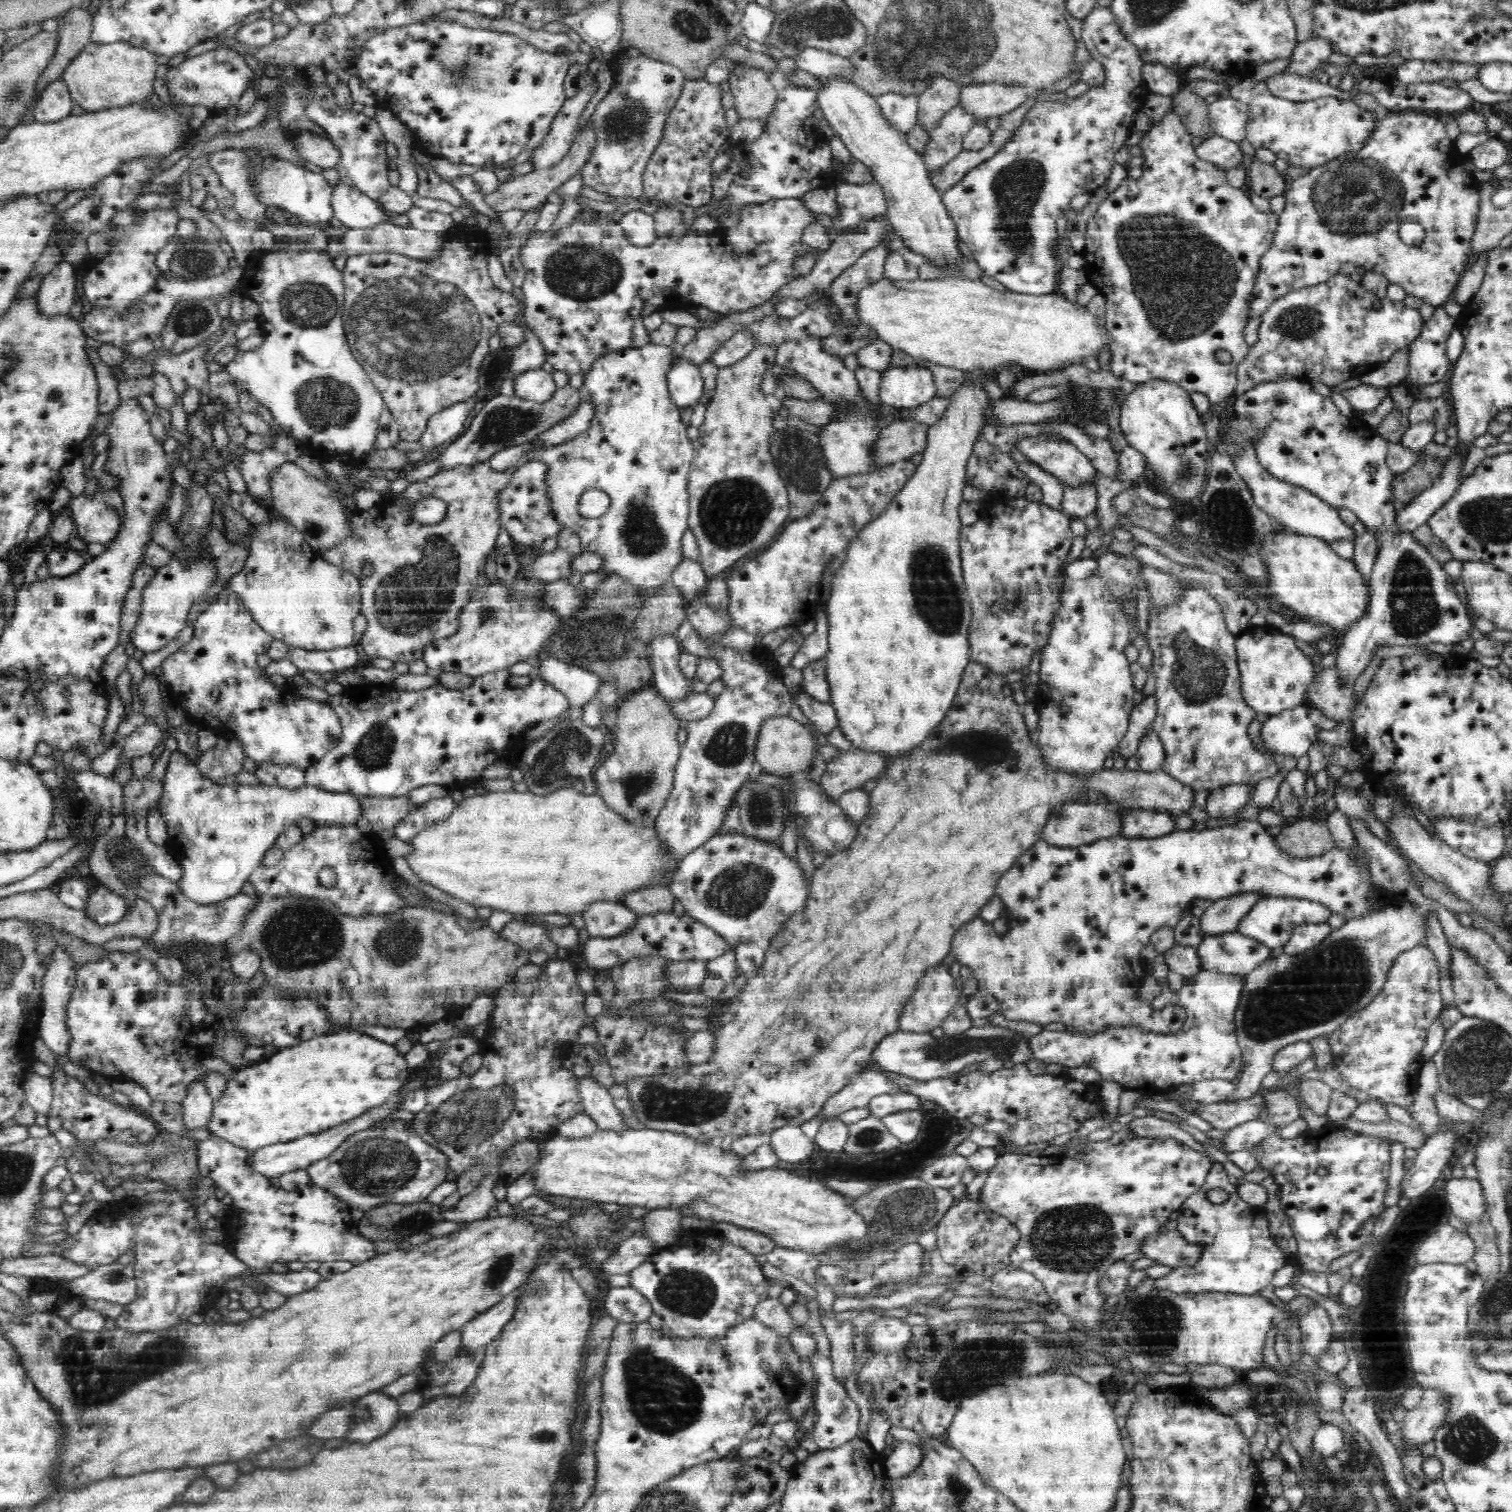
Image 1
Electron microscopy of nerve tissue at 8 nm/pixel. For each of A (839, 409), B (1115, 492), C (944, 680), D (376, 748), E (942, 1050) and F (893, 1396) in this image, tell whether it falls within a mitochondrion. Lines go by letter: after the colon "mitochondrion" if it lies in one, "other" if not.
A: other
B: other
C: other
D: mitochondrion
E: mitochondrion
F: other

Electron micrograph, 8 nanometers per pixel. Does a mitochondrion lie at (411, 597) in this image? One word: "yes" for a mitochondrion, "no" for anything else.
yes

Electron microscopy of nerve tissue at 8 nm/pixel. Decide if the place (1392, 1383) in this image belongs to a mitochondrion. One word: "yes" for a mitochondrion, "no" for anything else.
yes

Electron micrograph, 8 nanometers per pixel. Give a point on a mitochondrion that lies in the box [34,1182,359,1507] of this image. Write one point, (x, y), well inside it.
(93, 1378)

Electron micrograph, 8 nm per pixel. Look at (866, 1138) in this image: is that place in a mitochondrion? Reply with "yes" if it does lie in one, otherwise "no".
yes

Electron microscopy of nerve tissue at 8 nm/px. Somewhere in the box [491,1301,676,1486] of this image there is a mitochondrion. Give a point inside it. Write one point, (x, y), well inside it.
(540, 1436)

